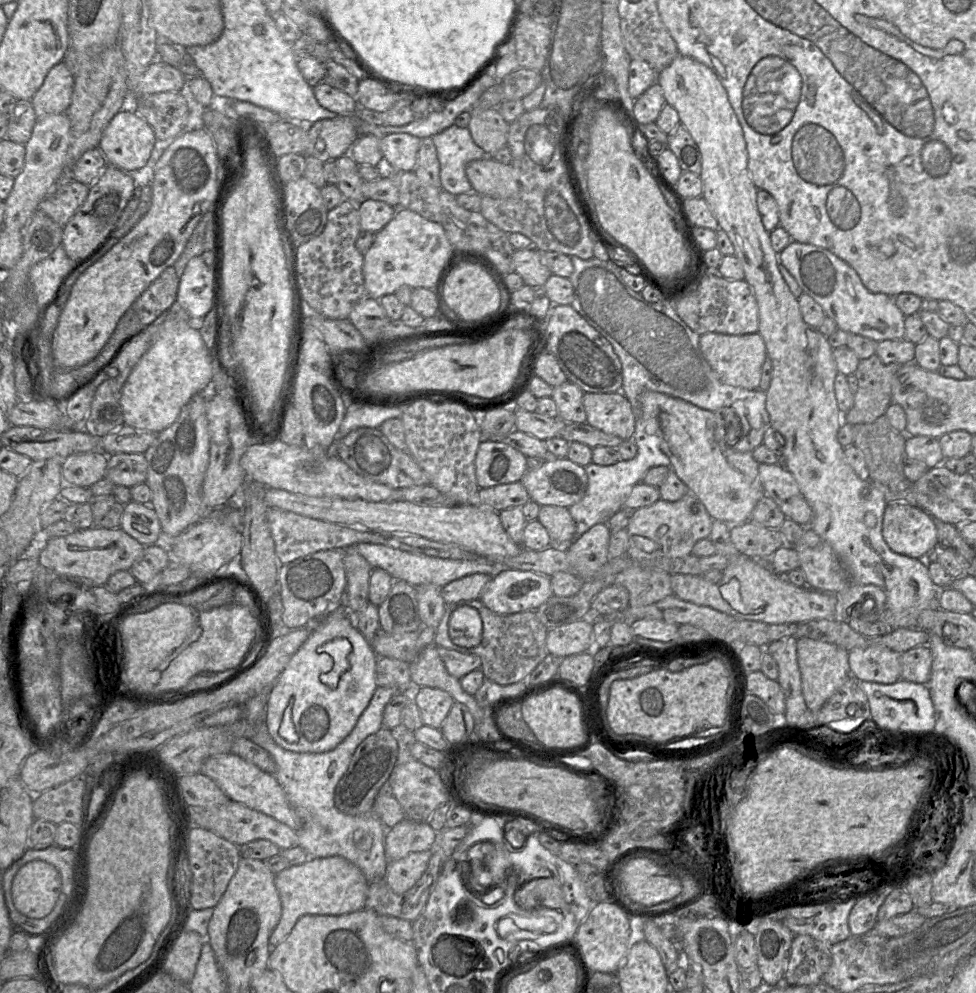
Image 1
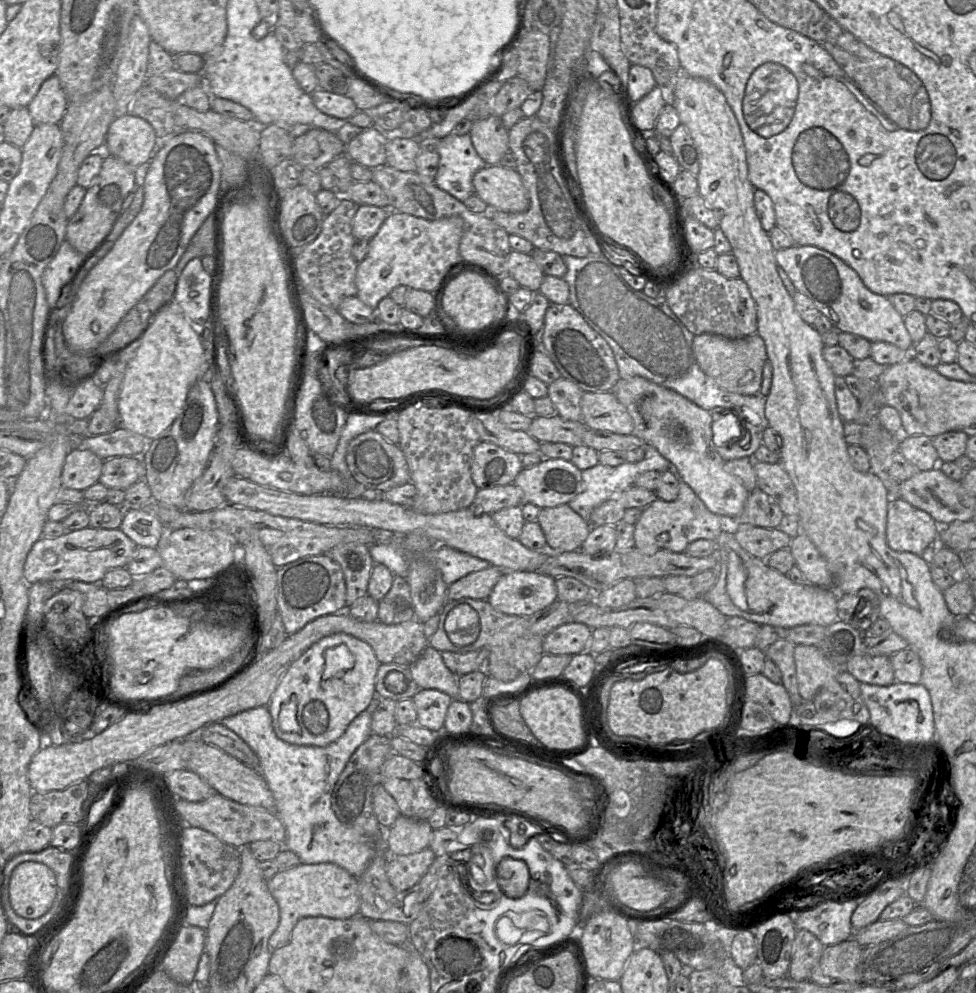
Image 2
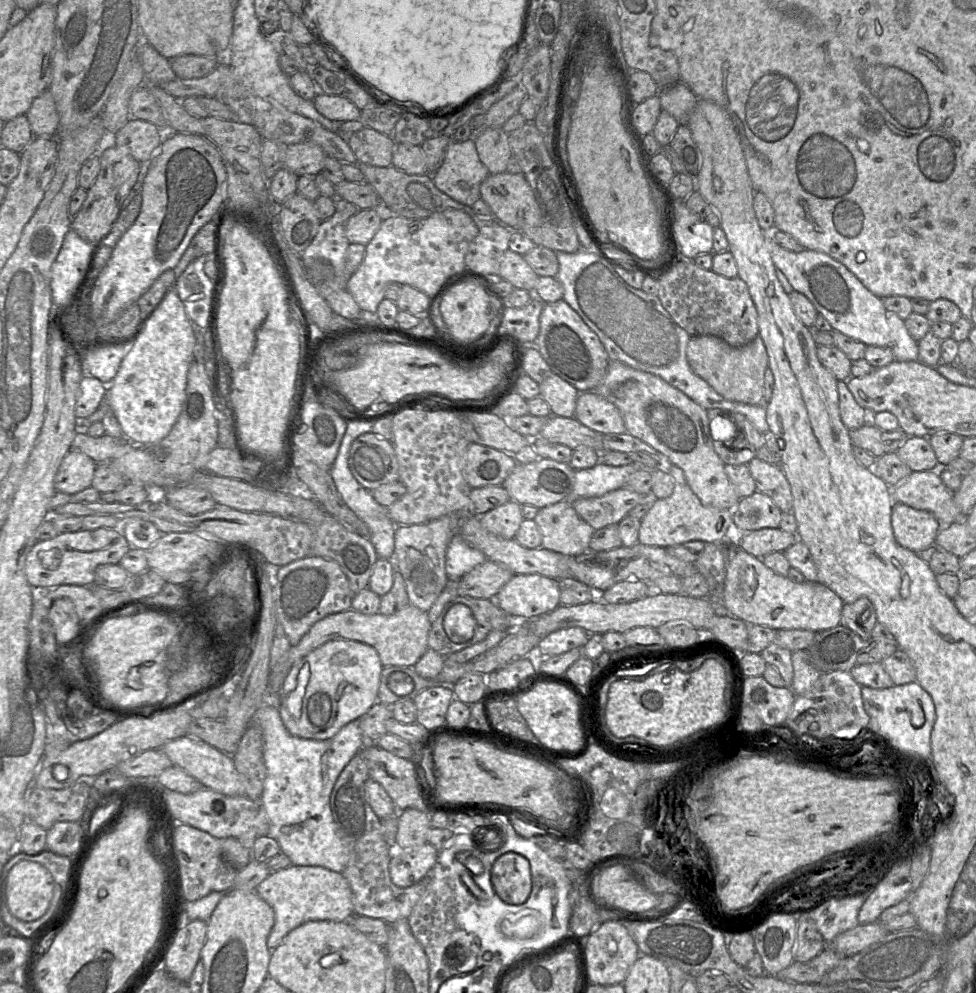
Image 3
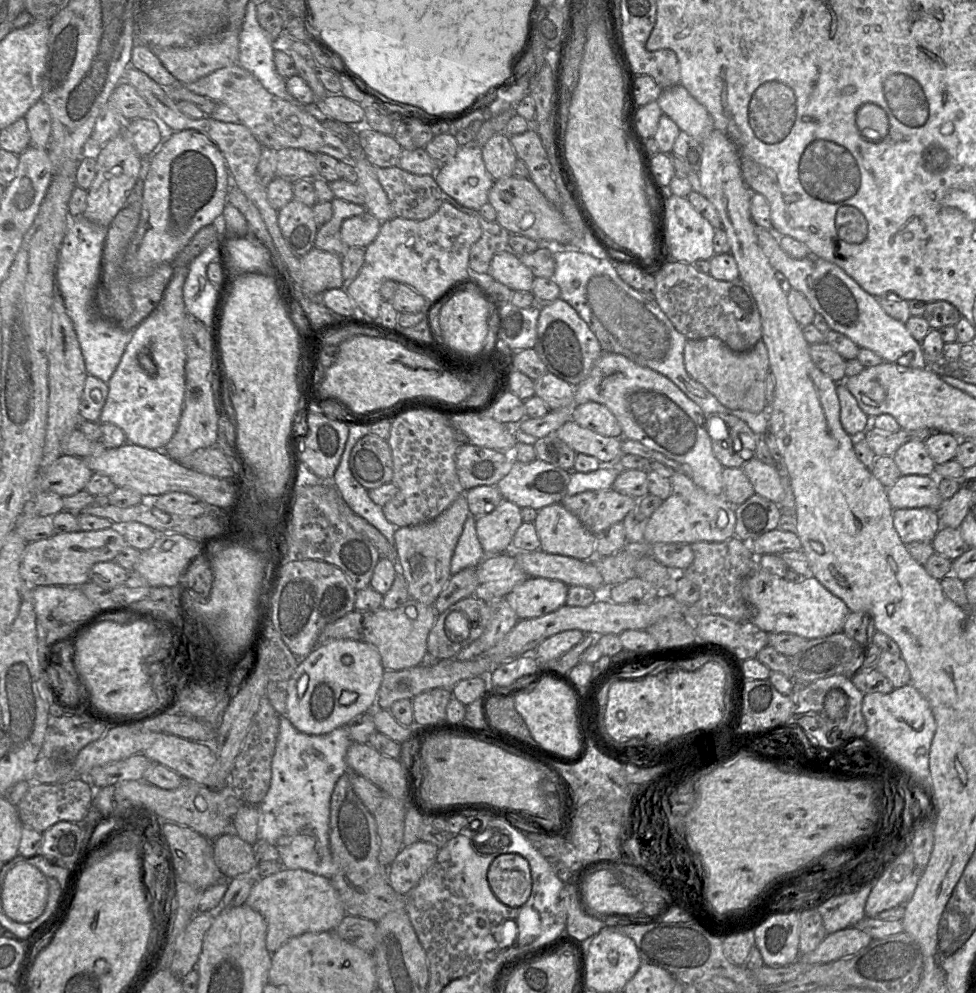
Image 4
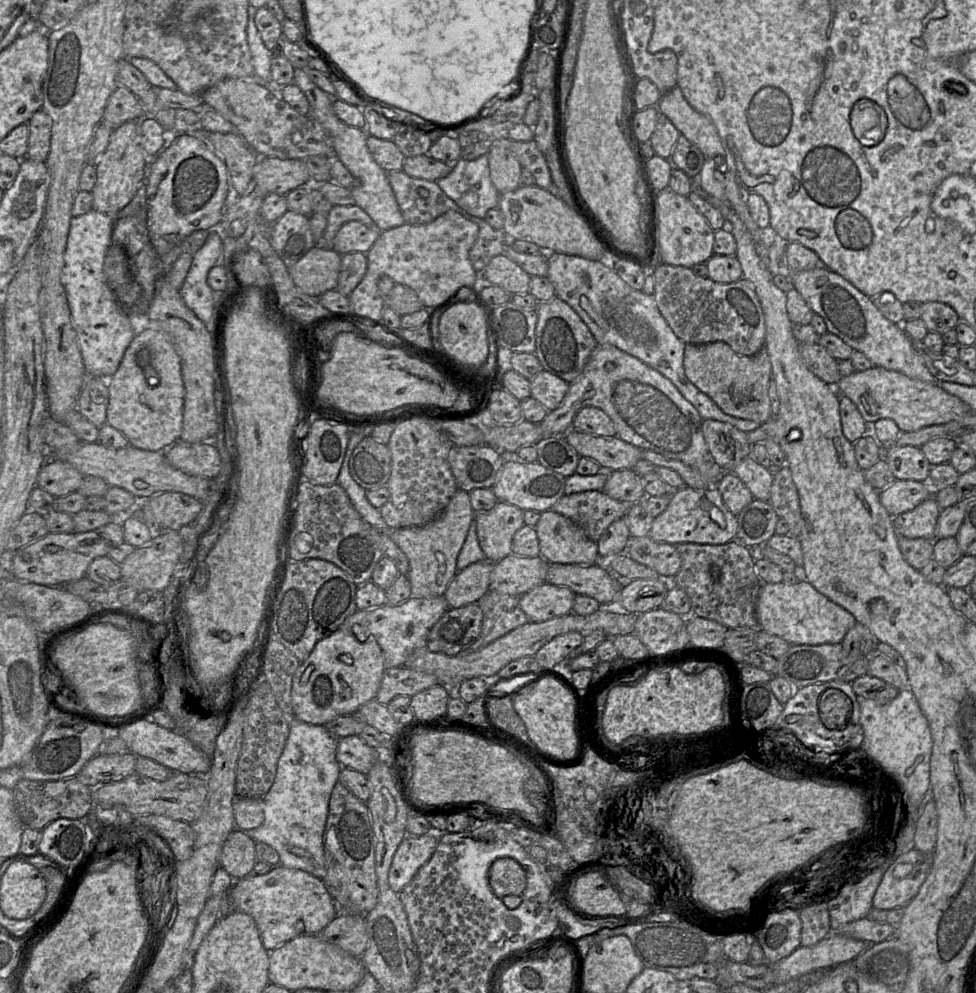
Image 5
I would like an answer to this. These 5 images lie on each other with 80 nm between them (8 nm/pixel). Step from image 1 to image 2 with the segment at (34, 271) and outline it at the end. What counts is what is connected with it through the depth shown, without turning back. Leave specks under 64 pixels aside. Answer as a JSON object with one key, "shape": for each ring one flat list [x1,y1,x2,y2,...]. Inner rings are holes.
{"shape":[[65,239,58,252,42,275,42,283,50,307,55,307,61,290,70,284,82,264,85,254,81,254]]}

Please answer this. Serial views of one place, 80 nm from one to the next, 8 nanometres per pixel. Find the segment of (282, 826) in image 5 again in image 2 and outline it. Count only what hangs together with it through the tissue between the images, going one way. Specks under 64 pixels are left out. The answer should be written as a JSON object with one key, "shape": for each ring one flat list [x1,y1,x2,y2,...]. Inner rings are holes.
{"shape":[[376,693,367,708,353,719,344,733,324,747,290,744,278,738,274,732,267,706,248,709,219,722,240,736,258,756,260,773,267,782,275,800,275,813,286,829,286,841,282,846,296,853,303,864,334,863,358,878,375,856,374,838,368,837,362,829,354,829,342,824,332,810,331,796,334,786,352,754,373,734,371,730,372,714,378,704,379,697]]}

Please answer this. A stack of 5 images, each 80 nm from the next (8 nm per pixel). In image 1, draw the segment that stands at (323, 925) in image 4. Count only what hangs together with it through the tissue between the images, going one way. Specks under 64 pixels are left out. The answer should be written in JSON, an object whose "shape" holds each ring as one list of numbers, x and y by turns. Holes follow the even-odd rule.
{"shape":[[342,856,309,858,302,864,288,866,275,875,274,882,281,899,282,913,269,937,271,947,283,941,304,915,342,915,365,908,369,886,362,871]]}

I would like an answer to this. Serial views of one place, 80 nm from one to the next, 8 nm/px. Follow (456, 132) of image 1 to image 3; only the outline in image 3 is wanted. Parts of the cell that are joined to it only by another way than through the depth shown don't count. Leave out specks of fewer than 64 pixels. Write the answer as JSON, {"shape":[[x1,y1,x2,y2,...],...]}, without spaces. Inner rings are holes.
{"shape":[[474,138,464,142,451,140,447,147,442,165,432,175,436,187,452,199,464,205,472,206,481,198,480,185,490,175,477,153]]}

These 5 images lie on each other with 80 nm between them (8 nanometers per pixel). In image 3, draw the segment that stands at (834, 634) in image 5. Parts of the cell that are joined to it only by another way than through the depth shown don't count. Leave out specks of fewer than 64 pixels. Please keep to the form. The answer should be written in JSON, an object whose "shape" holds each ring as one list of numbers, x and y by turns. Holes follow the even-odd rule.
{"shape":[[729,546,727,550,727,567,723,592,723,606,726,613,748,625,760,625,779,630,809,630,815,633,832,629,840,625,844,602,827,586,819,582,792,582,765,566,762,559,756,558,739,547]]}

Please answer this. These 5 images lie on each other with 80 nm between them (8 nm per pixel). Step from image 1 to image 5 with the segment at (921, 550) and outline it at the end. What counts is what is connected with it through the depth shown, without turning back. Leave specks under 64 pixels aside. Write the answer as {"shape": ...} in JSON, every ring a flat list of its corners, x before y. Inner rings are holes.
{"shape":[[930,496,914,509,893,517,897,535,906,538,935,539,935,528,941,509,935,499]]}

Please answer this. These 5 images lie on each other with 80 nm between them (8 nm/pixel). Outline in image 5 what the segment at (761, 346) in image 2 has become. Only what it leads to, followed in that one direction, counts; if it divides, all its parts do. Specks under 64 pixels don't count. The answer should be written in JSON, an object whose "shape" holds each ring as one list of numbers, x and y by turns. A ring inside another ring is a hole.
{"shape":[[725,342,686,344,683,365,687,378,725,414,758,423,773,417,768,396,772,367,765,347,755,355,741,356]]}

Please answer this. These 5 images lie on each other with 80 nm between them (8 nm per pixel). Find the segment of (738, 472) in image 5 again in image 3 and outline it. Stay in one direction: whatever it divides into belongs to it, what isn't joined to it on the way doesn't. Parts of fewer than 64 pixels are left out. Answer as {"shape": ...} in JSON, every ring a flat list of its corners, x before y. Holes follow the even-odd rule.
{"shape":[[757,457,748,467,755,481,756,491,767,495,784,513,793,513,793,496,790,485,779,465,768,464]]}

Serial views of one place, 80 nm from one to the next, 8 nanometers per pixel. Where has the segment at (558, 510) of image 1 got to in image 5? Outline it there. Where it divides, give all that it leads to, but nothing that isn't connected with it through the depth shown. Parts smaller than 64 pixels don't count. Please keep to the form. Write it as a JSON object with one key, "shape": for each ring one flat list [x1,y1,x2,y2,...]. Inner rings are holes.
{"shape":[[552,509,541,512,535,529,539,540,540,555,548,563,592,565,600,561,597,542,588,538,572,520]]}

